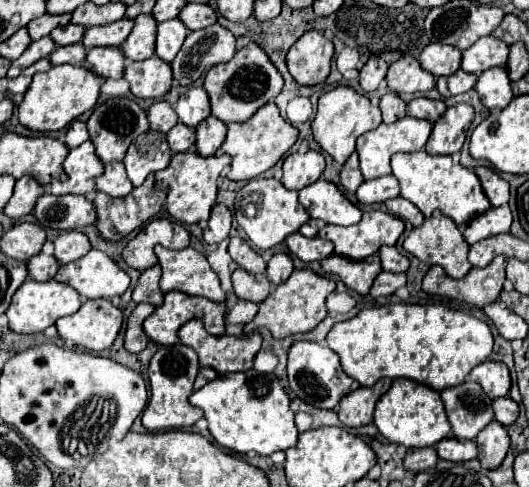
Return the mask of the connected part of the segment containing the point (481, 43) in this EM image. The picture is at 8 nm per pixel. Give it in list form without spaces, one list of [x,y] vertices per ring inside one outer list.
[[[489,35],[489,37],[475,41],[469,49],[463,51],[461,69],[479,77],[491,67],[503,67],[507,63],[507,57],[509,57],[509,45]]]

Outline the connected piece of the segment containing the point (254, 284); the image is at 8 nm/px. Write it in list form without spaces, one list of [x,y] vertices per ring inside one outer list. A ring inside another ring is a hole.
[[[235,269],[231,281],[233,281],[233,291],[239,299],[261,303],[271,293],[271,283],[267,275],[253,275],[243,269]]]

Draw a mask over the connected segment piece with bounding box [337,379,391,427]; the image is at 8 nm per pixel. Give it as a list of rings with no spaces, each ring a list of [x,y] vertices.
[[[389,379],[377,381],[373,387],[359,387],[339,401],[339,421],[347,427],[363,427],[373,421],[373,407],[377,399],[391,387]]]

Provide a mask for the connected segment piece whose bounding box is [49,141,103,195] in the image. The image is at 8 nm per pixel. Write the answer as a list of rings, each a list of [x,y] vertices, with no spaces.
[[[85,141],[69,151],[63,169],[67,173],[67,181],[57,181],[57,179],[51,181],[49,183],[51,195],[69,195],[69,193],[87,195],[95,191],[93,179],[101,175],[103,163],[97,159],[93,151],[93,143]]]

